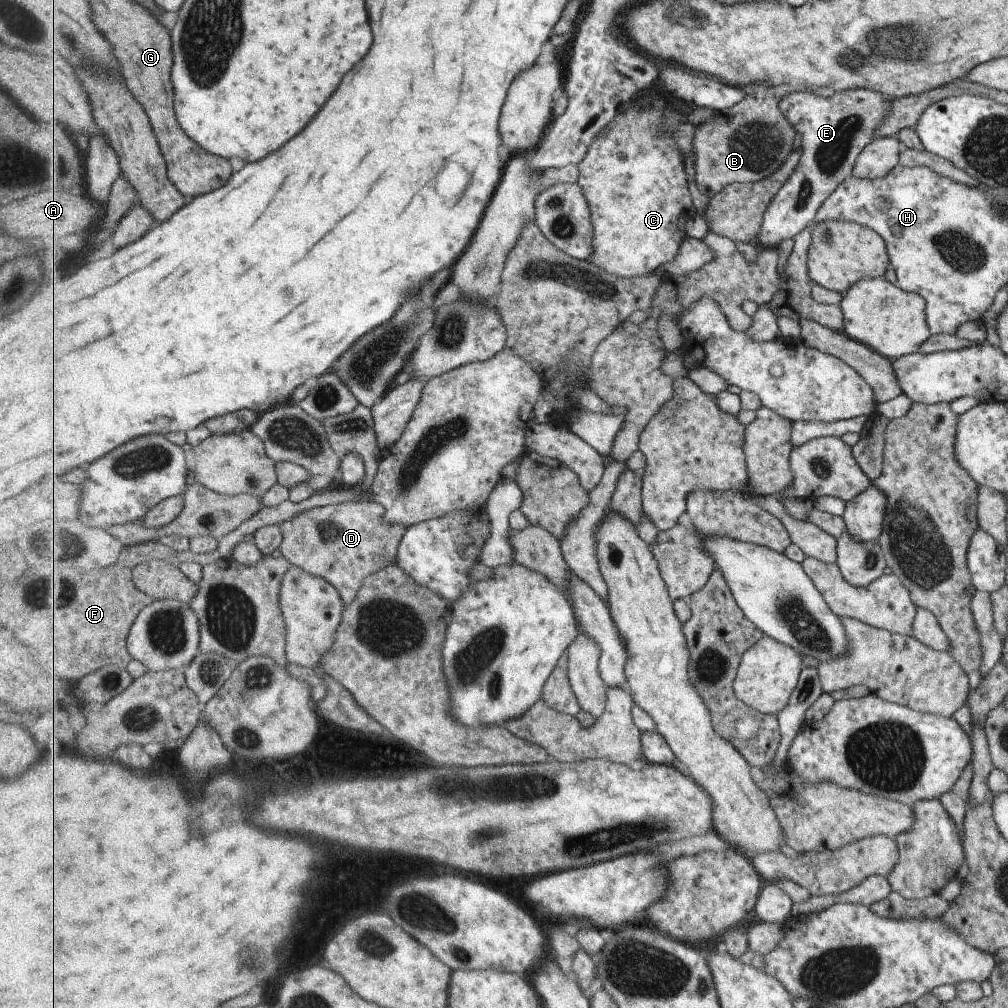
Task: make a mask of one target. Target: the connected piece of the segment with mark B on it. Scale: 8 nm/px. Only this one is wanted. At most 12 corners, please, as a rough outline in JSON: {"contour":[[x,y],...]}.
{"contour":[[783,92],[716,112],[694,138],[696,184],[712,199],[777,172],[797,131]]}

